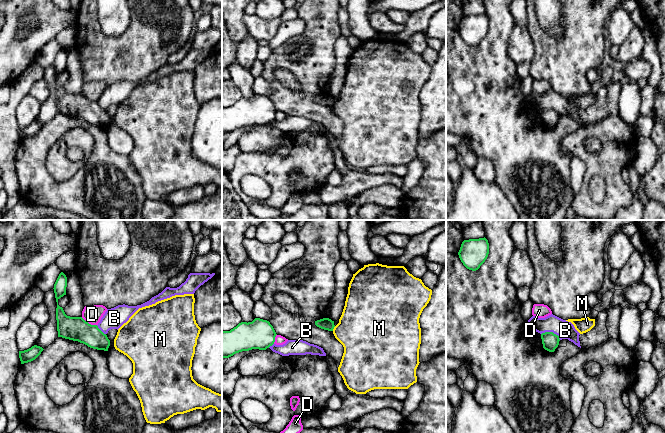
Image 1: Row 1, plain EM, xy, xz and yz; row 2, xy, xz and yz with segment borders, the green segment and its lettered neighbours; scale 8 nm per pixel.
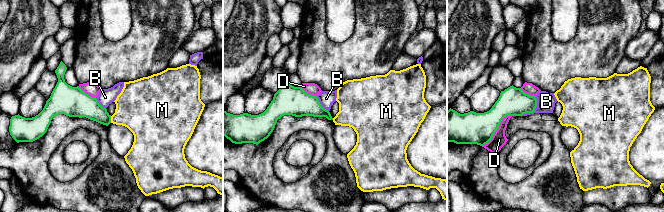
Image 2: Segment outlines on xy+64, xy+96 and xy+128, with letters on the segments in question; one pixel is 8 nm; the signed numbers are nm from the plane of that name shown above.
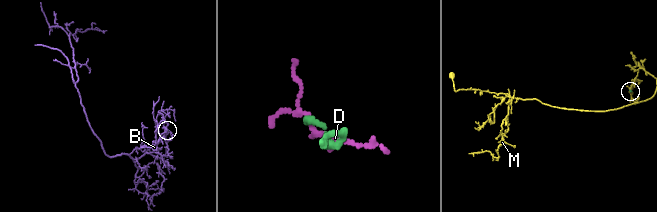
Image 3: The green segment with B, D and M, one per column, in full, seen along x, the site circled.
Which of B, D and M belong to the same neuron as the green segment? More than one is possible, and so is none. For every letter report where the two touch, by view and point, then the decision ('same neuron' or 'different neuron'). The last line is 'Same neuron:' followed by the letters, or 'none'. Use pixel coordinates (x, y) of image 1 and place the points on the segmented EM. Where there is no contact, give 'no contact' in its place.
B: yz (551, 332) | different neuron
D: xy (88, 323) | different neuron
M: xz (333, 328) | different neuron
Same neuron: none

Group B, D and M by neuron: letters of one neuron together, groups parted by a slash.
B / D / M

